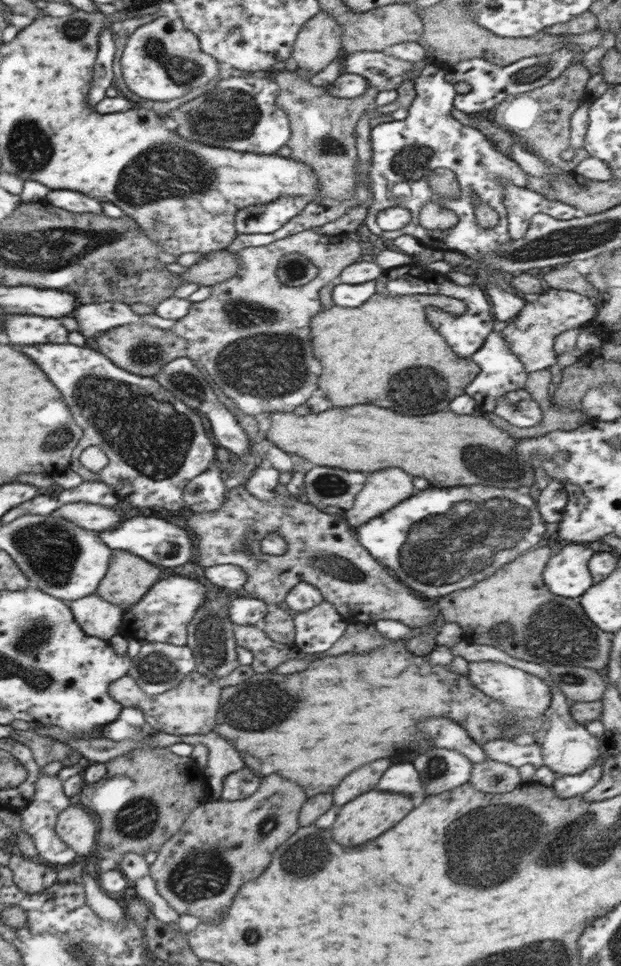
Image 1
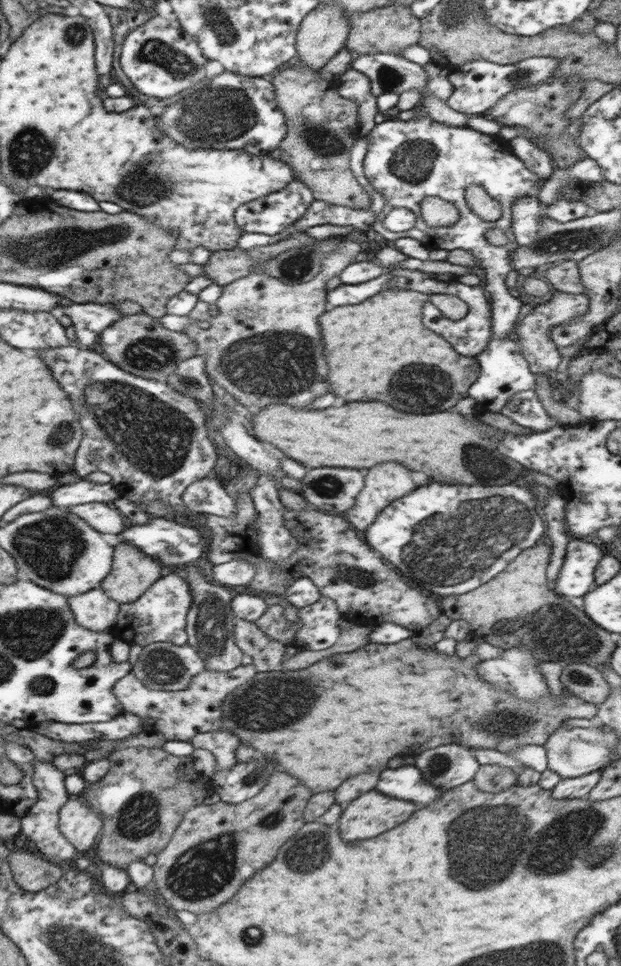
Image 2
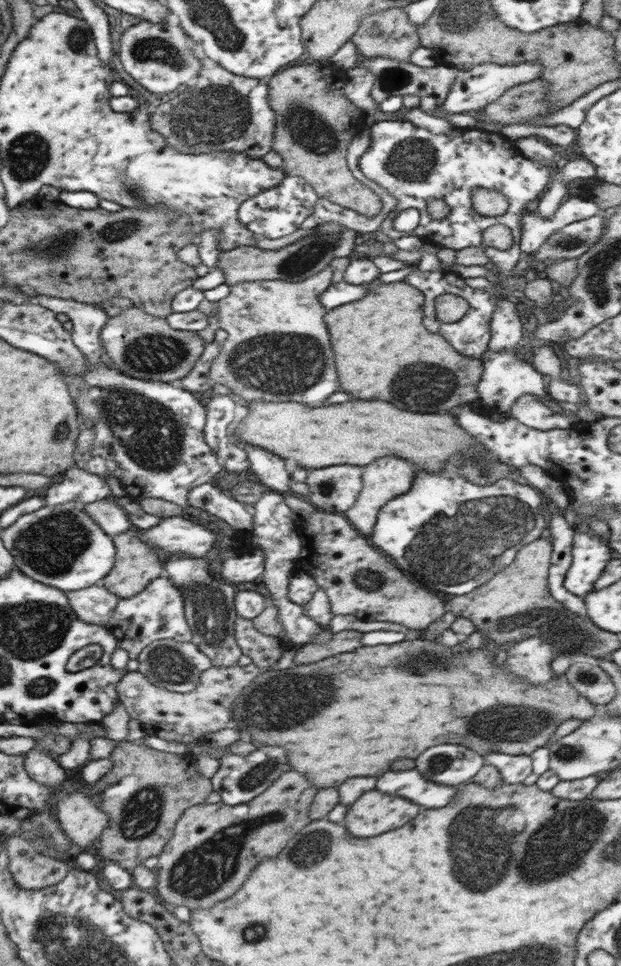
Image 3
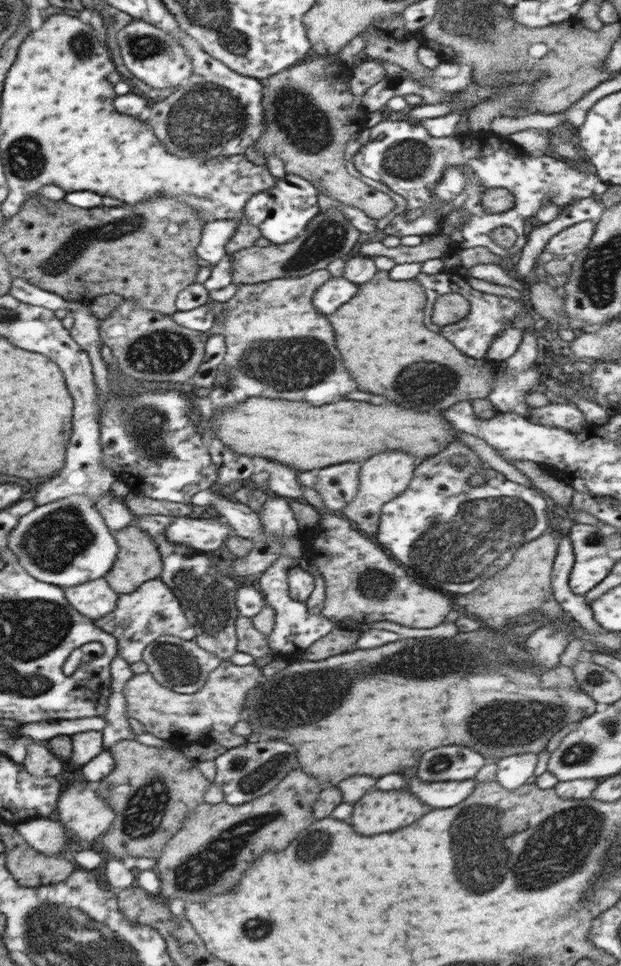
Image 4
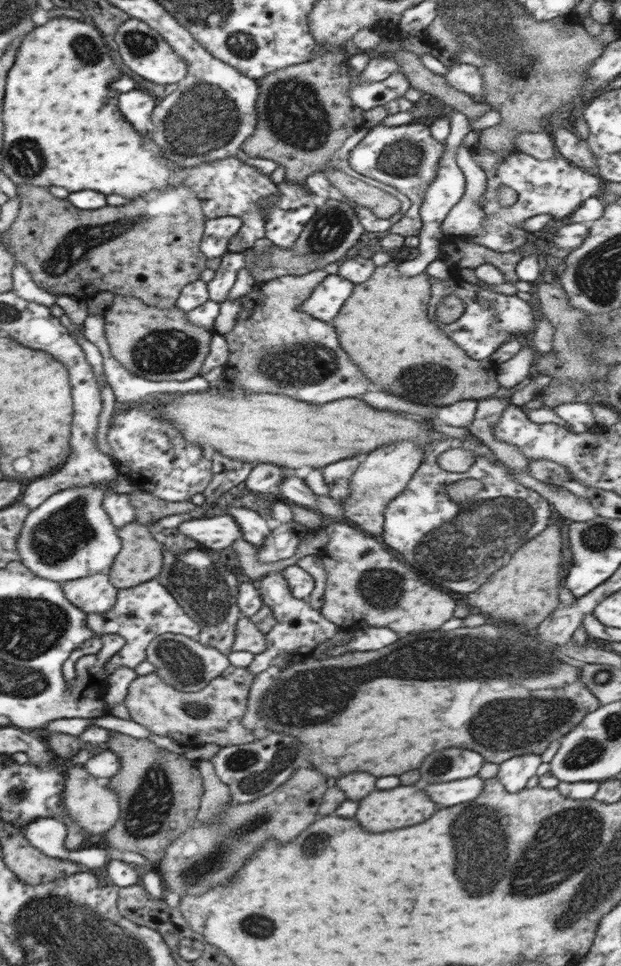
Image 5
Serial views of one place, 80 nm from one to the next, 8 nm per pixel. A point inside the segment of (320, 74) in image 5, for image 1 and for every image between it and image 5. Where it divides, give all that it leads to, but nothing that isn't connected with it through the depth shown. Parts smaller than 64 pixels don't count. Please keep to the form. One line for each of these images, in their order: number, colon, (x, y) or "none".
1: (321, 125)
2: (321, 126)
3: (314, 123)
4: (310, 114)

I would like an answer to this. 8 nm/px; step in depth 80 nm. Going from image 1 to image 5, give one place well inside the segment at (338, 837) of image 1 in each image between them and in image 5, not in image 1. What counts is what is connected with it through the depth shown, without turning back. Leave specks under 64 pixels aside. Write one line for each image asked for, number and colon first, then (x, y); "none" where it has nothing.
2: (365, 817)
3: (373, 813)
4: (376, 812)
5: (381, 810)

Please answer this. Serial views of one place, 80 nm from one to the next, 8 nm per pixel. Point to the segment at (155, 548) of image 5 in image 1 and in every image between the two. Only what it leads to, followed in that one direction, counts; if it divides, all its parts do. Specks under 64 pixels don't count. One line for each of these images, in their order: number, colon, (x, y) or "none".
1: (127, 579)
2: (131, 573)
3: (135, 564)
4: (138, 560)

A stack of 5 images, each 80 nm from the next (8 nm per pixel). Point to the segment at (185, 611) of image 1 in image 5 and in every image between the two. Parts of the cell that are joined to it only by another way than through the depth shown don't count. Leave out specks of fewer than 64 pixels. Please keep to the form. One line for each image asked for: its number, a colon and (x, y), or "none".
2: (159, 614)
3: (157, 612)
4: (152, 610)
5: (140, 613)

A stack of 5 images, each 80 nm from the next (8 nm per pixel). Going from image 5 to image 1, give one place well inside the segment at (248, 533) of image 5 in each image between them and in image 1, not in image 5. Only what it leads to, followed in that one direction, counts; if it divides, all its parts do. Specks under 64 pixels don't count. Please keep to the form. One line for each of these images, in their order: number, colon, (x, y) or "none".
1: (205, 492)
2: (206, 495)
3: (206, 496)
4: (243, 522)

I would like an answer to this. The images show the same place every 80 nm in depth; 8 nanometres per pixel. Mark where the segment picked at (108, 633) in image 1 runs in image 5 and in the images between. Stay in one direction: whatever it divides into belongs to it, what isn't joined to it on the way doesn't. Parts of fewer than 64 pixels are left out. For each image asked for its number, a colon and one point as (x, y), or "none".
2: (94, 610)
3: (94, 605)
4: (94, 599)
5: (94, 594)

